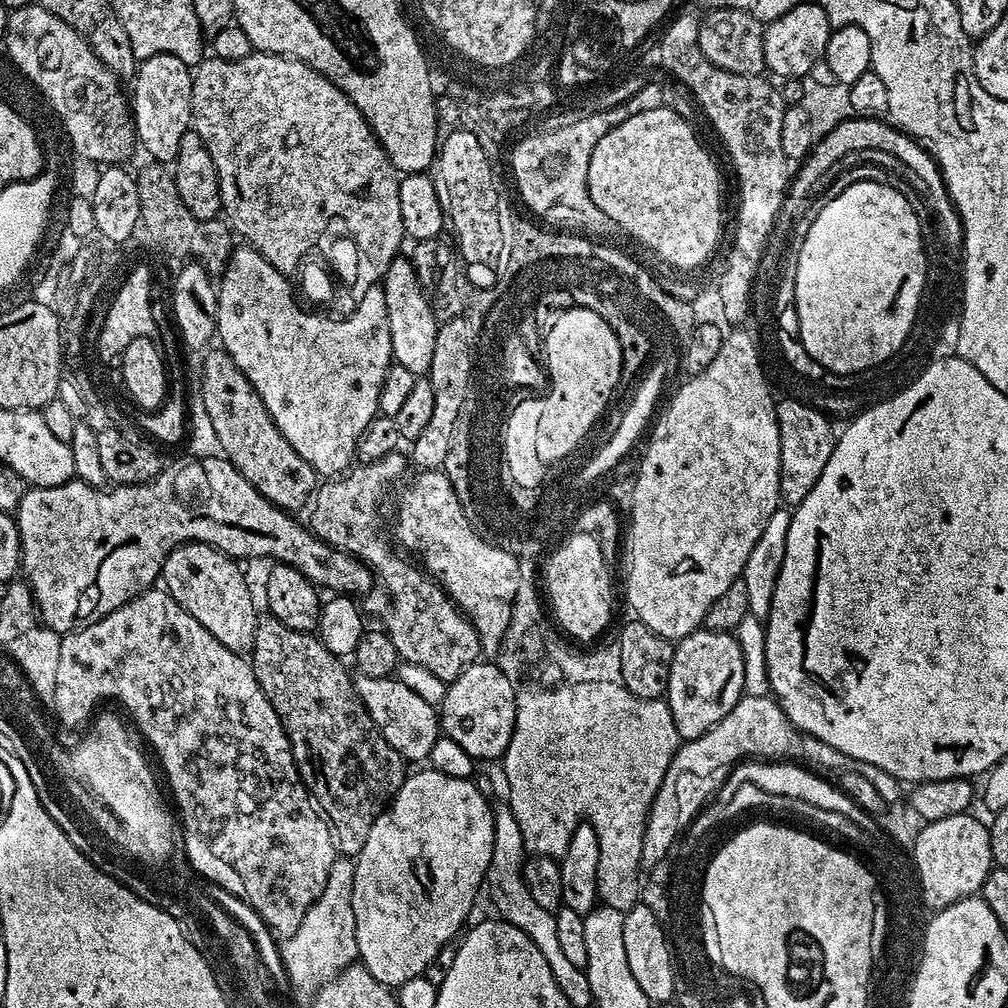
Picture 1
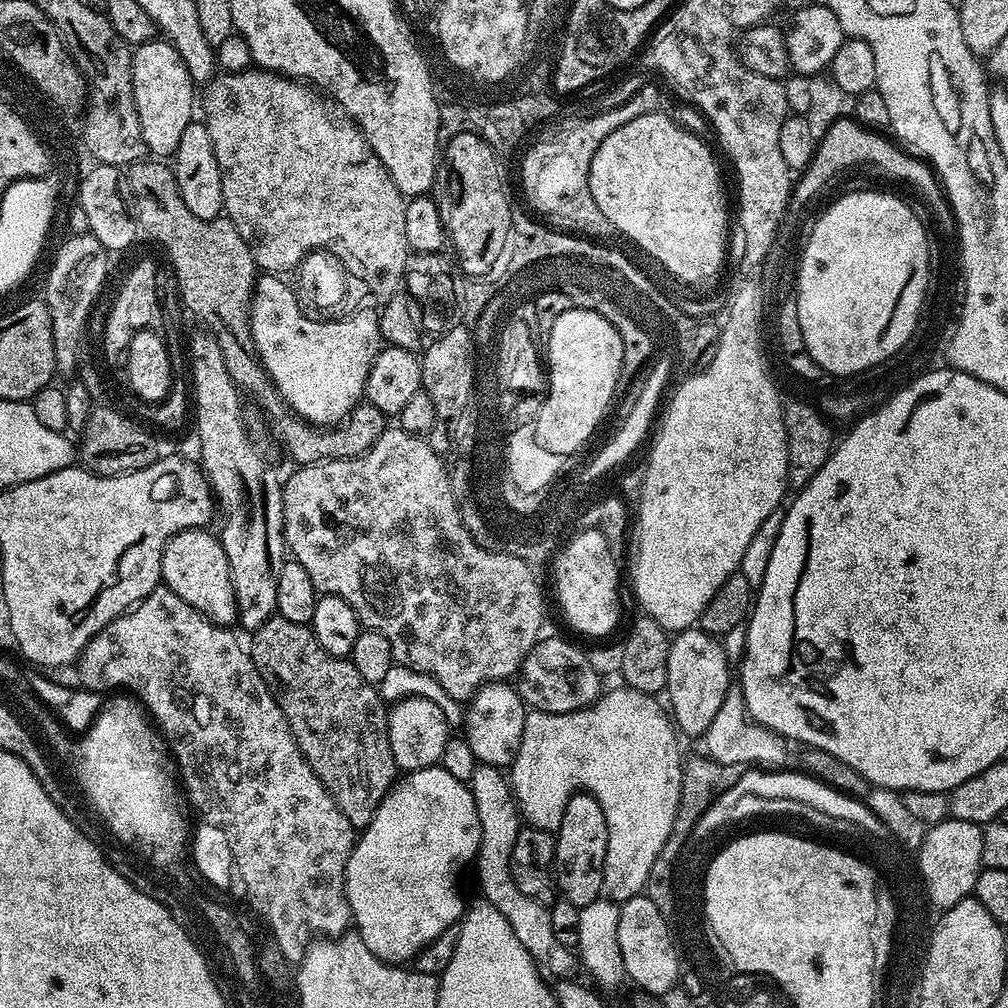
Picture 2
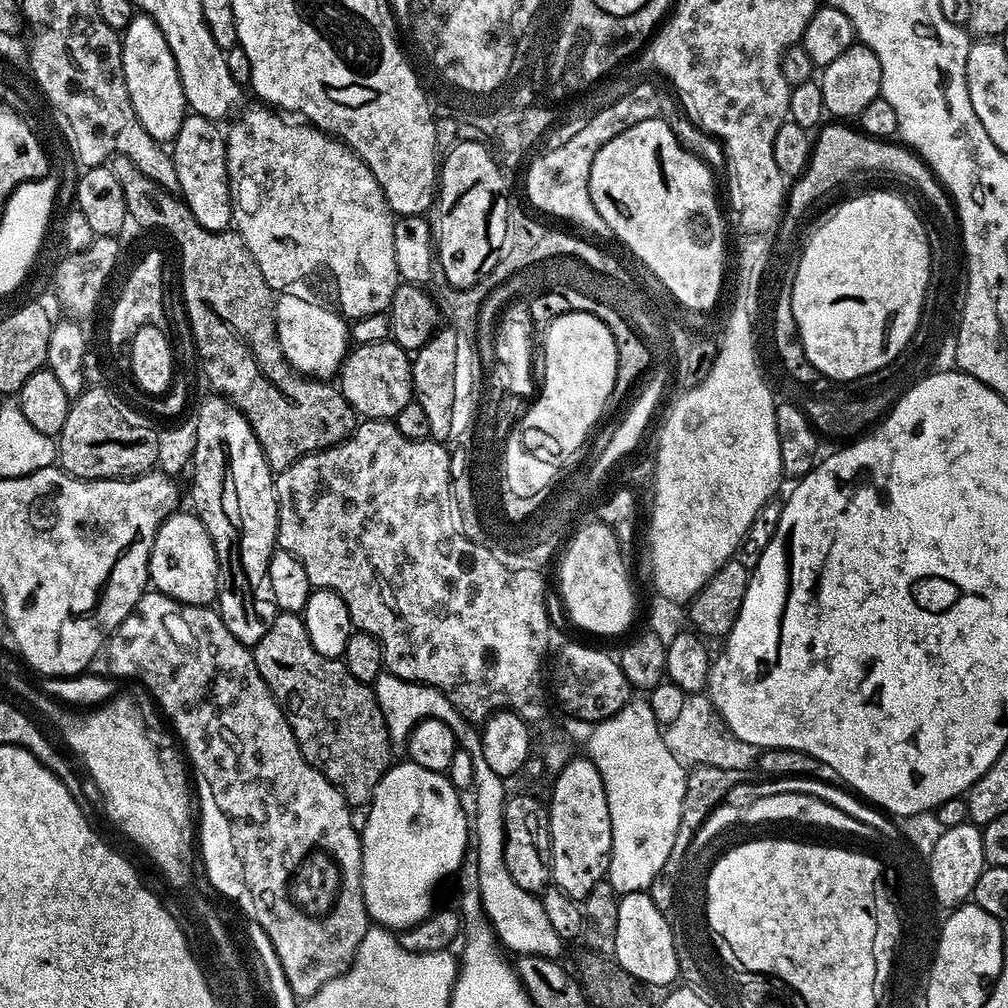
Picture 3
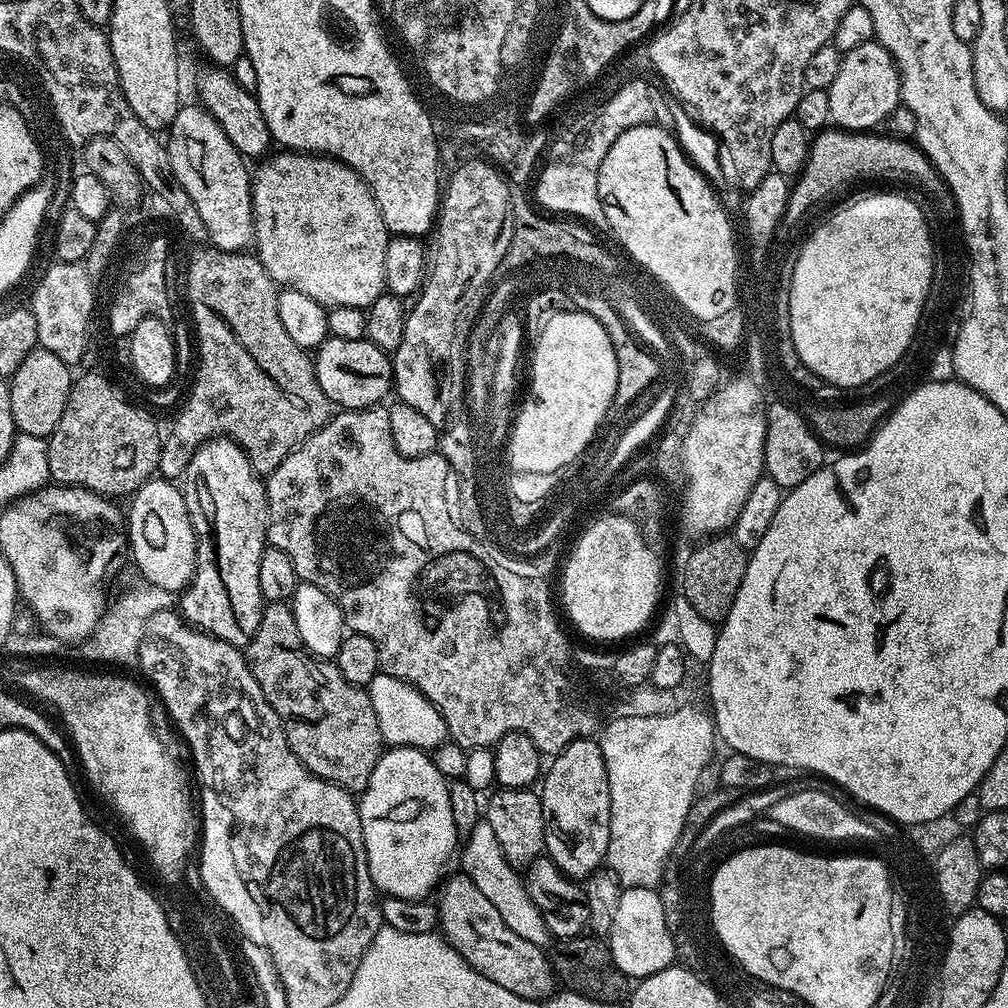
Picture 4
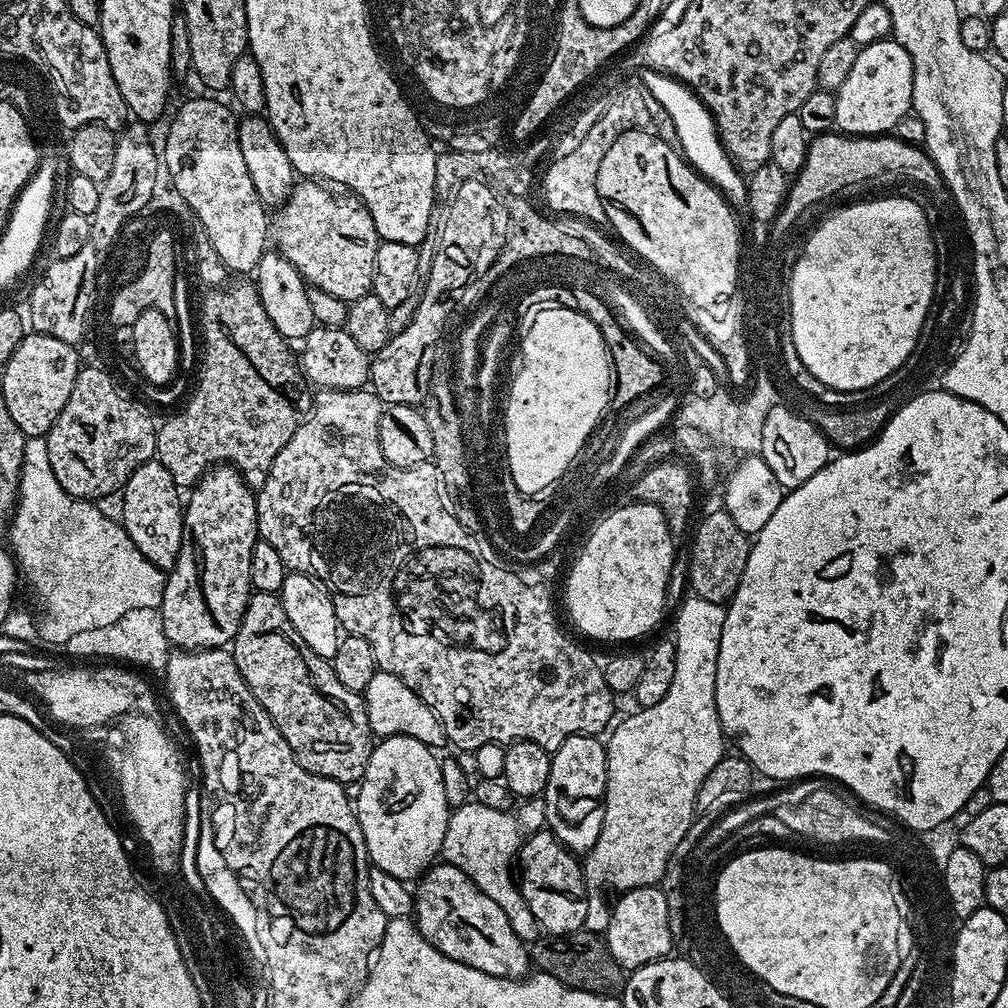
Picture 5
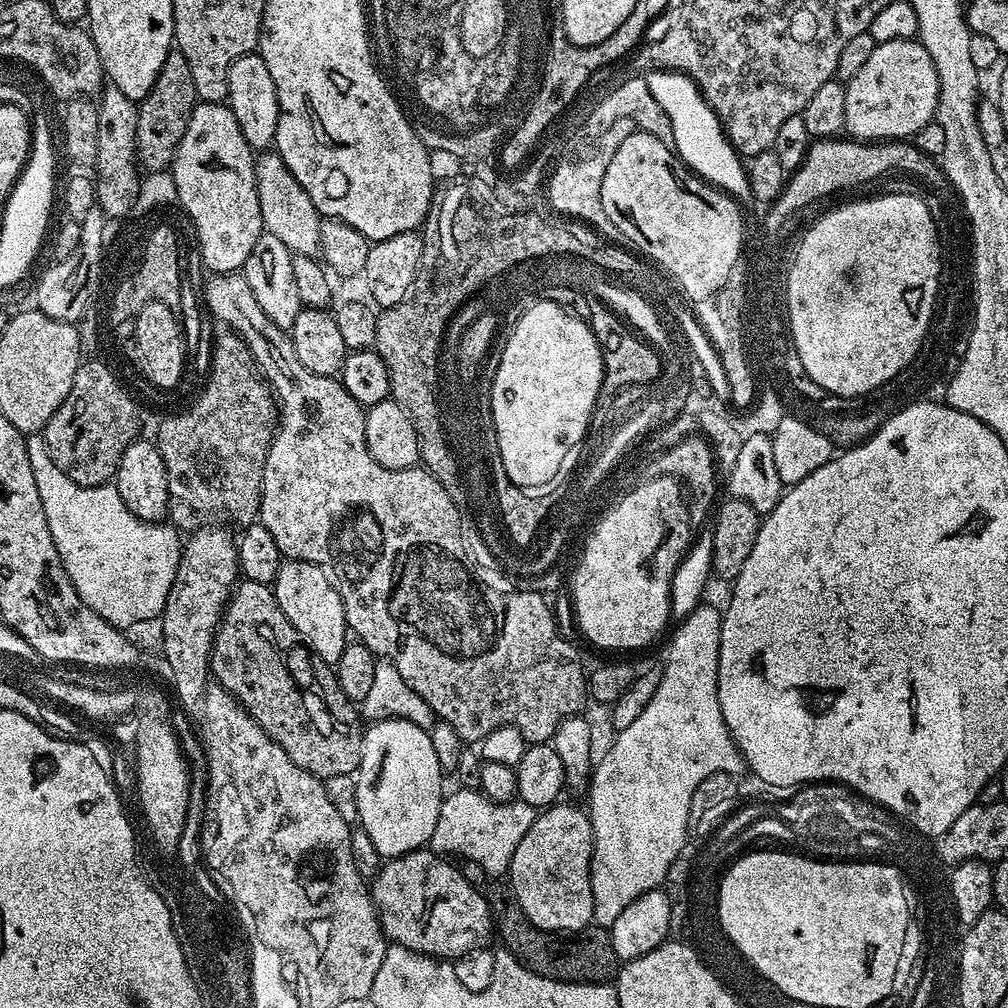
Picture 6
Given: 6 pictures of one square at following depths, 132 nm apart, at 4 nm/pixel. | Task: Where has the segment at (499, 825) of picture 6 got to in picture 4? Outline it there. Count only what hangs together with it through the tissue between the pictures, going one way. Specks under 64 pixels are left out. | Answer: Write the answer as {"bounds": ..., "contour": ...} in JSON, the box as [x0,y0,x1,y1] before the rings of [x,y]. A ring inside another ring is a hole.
{"bounds":[462,822,554,949],"contour":[[[480,822],[474,826],[470,838],[463,843],[462,852],[463,850],[463,875],[468,876],[470,882],[474,882],[478,890],[482,890],[482,894],[486,894],[486,899],[498,909],[502,922],[506,922],[506,926],[510,926],[510,930],[514,930],[518,938],[526,938],[526,942],[534,942],[534,946],[547,949],[553,943],[554,937],[546,926],[546,918],[542,918],[538,906],[534,906],[521,873],[512,868],[510,862],[506,862],[498,846],[498,838],[494,838],[494,830],[490,830],[488,823]]]}

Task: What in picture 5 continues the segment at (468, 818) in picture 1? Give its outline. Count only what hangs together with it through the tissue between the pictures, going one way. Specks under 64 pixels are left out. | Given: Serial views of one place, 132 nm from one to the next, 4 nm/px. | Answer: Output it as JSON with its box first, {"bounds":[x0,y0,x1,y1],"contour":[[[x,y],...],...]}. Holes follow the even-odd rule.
{"bounds":[354,734,450,882],"contour":[[[412,734],[385,736],[373,747],[364,777],[358,782],[360,793],[354,796],[371,867],[412,882],[437,863],[450,815],[440,763]]]}

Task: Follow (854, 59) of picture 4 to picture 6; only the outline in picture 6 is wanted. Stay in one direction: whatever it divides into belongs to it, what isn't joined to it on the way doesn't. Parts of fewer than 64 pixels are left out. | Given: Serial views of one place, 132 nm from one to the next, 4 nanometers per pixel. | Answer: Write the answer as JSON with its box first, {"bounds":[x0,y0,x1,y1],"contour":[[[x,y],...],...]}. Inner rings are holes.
{"bounds":[846,39,940,142],"contour":[[[919,39],[877,43],[874,54],[862,65],[862,70],[846,84],[847,135],[860,142],[888,142],[893,138],[912,138],[916,132],[934,120],[940,107],[940,79],[938,70]]]}

